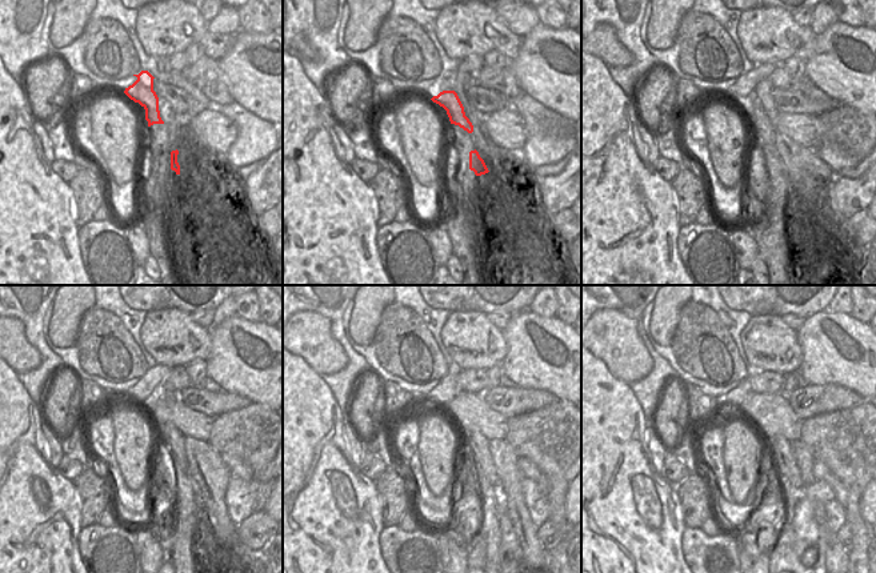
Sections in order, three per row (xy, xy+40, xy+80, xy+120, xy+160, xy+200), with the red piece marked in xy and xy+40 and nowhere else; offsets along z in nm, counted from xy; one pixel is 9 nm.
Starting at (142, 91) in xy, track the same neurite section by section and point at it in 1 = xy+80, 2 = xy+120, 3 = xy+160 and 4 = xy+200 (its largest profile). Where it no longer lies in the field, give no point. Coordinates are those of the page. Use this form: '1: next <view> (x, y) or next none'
1: next xy+80 (763, 127)
2: next xy+120 (174, 440)
3: next xy+160 (480, 464)
4: next xy+200 (782, 449)

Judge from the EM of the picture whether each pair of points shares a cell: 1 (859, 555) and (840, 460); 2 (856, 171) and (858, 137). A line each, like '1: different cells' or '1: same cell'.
1: same cell
2: different cells

